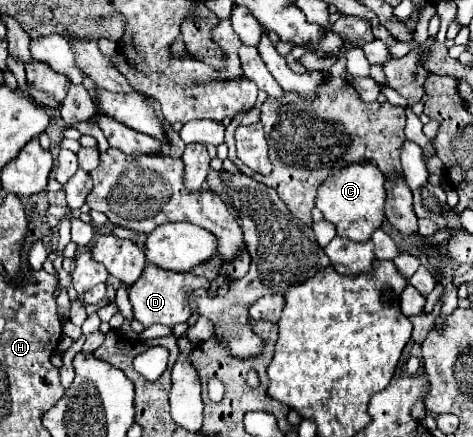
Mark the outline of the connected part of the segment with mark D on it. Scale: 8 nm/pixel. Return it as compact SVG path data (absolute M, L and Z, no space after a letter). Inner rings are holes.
M148 264L140 276L140 280L136 280L128 294L130 294L130 302L132 302L132 310L134 310L134 318L138 322L144 324L144 328L150 328L152 324L164 324L164 326L176 326L180 322L186 322L190 312L188 306L188 294L196 289L209 289L210 282L206 278L198 278L192 272L180 274L180 272L172 272L172 270L162 270L154 264Z

